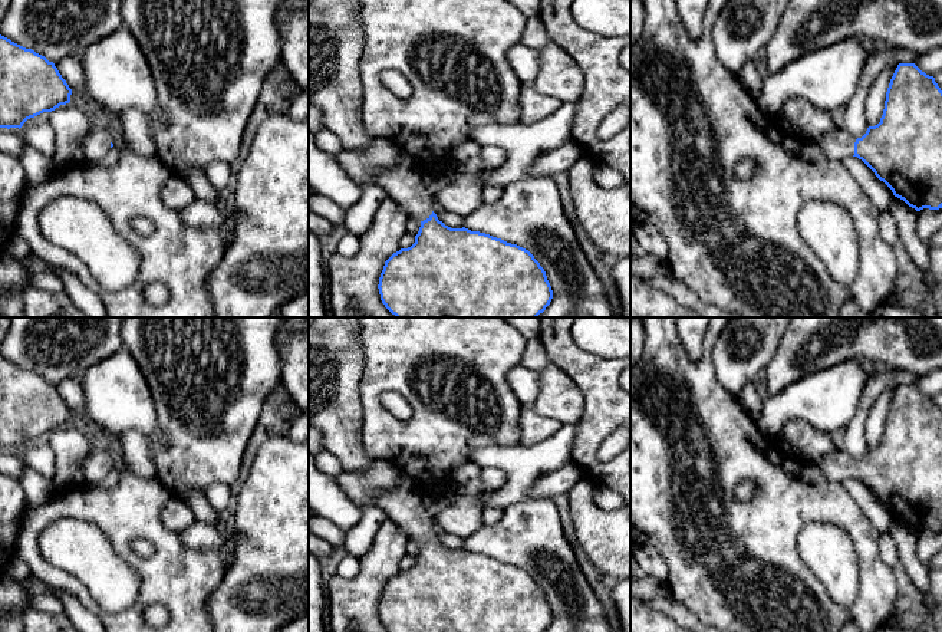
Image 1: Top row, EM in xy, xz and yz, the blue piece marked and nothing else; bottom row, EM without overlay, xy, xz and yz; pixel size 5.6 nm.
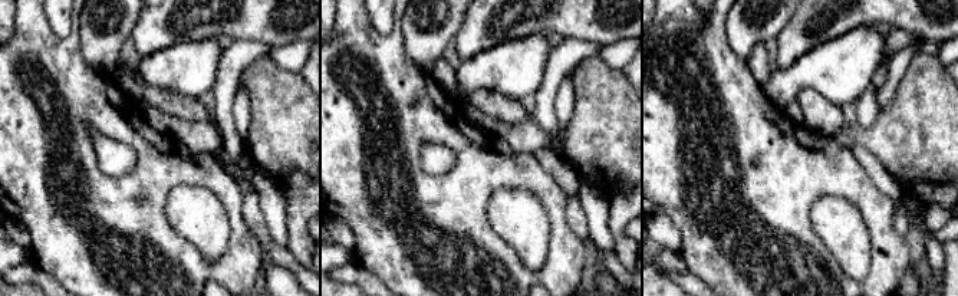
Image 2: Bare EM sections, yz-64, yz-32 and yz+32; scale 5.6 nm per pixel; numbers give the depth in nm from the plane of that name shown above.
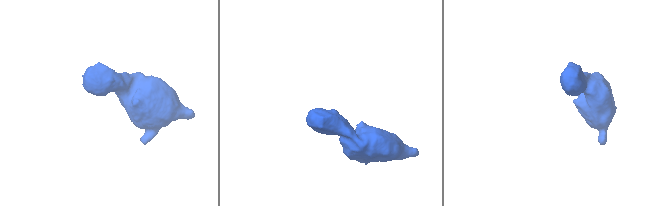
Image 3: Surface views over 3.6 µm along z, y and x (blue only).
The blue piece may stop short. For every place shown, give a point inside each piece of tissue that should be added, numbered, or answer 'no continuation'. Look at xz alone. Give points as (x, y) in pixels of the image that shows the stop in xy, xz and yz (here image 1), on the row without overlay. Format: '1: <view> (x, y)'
1: xz (404, 504)

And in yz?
1: yz (837, 467)

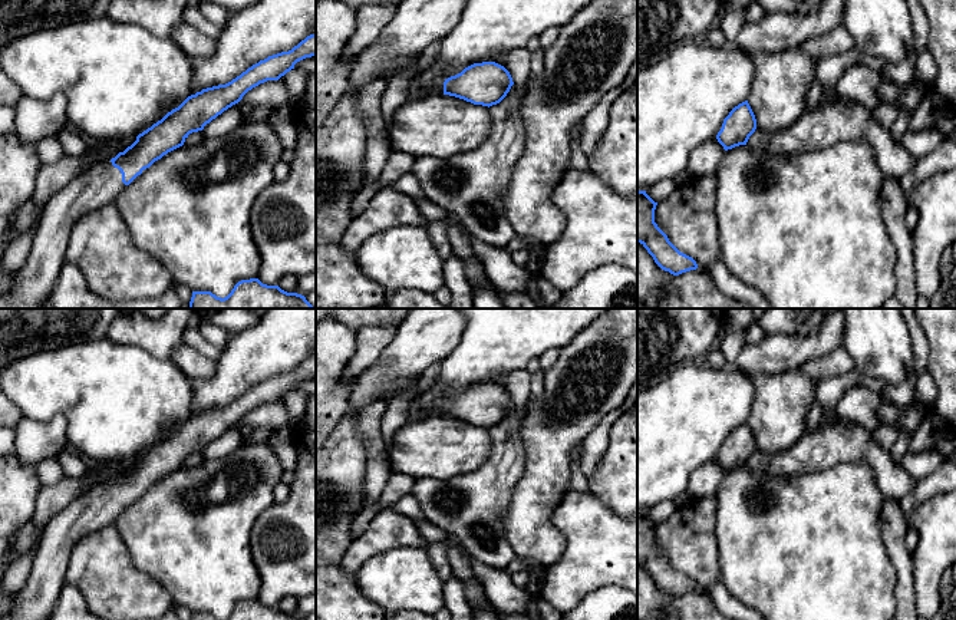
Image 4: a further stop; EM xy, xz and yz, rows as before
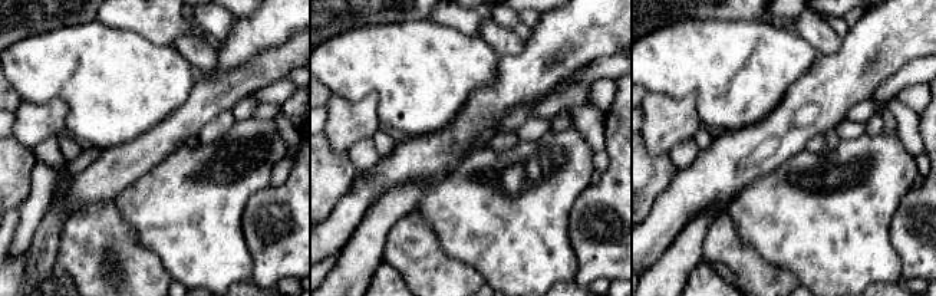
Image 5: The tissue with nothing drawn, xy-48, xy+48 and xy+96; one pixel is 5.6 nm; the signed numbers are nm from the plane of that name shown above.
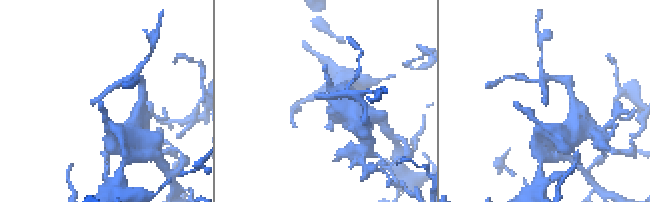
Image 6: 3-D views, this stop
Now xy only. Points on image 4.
1: xy (98, 507)

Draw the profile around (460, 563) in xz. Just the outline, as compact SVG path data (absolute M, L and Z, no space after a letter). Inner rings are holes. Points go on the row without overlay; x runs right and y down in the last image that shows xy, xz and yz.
M446 540L448 545L448 561L452 568L452 573L458 576L464 583L469 581L474 577L469 558L461 553L458 547L455 547L449 540Z

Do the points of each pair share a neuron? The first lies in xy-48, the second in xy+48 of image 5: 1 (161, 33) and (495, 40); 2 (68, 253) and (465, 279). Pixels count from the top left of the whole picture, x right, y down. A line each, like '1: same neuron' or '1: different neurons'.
1: different neurons
2: same neuron

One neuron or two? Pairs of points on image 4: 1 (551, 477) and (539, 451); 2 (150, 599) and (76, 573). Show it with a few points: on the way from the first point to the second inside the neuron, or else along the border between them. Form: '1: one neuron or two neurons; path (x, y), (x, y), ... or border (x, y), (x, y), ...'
1: one neuron; path (547, 471), (547, 459), (544, 457)
2: one neuron; path (131, 594), (121, 593), (101, 573), (95, 573)

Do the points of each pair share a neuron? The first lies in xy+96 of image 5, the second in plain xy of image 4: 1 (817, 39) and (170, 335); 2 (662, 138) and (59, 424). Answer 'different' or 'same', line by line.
1: different
2: same

